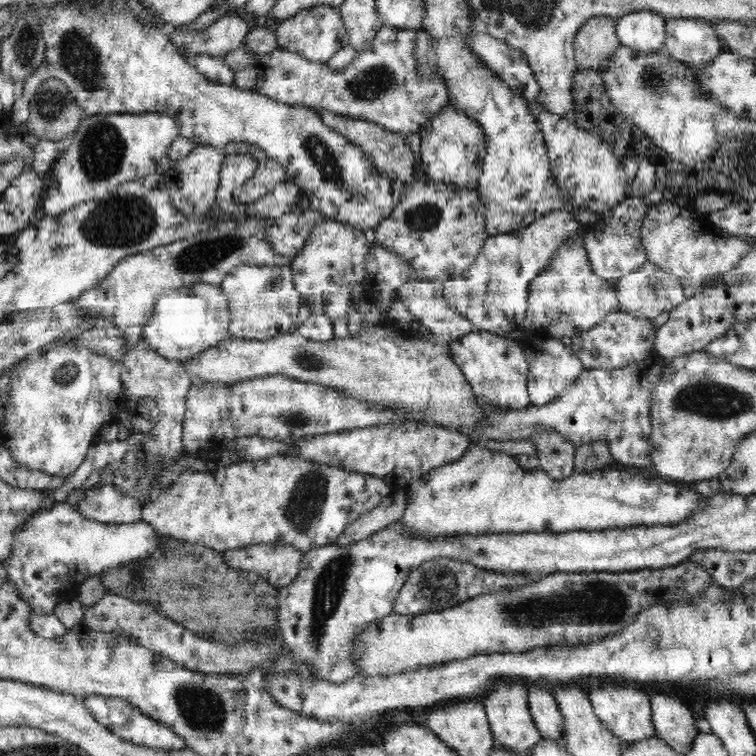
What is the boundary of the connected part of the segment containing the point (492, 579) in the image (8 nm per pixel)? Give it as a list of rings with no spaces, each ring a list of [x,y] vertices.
[[[436,557],[424,561],[418,568],[412,570],[404,586],[400,588],[398,598],[394,600],[392,612],[404,617],[416,616],[423,612],[440,612],[445,608],[470,600],[482,593],[513,589],[530,582],[526,574],[498,574],[494,571],[480,568],[474,563],[460,561],[452,557]]]

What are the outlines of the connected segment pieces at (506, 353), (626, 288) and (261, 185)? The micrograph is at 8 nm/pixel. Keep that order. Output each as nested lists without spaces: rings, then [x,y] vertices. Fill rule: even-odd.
[[[473,330],[448,345],[452,359],[464,371],[474,394],[485,404],[512,410],[520,410],[531,405],[527,391],[528,361],[524,355],[524,349],[514,339],[508,339],[506,336],[498,337],[484,330]]]
[[[648,260],[636,269],[636,272],[630,272],[626,276],[622,276],[616,282],[615,290],[618,297],[618,310],[650,320],[664,312],[669,313],[687,299],[681,280]]]
[[[229,142],[224,148],[228,153],[246,153],[258,161],[258,168],[242,188],[236,190],[234,198],[240,206],[249,205],[262,198],[264,194],[272,192],[276,184],[286,178],[284,167],[270,158],[260,147],[247,142]]]

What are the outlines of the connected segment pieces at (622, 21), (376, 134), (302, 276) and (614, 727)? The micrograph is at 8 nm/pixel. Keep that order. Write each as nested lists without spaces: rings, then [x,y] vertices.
[[[648,9],[616,19],[615,31],[622,45],[645,53],[662,53],[667,20]]]
[[[320,110],[319,113],[326,126],[345,136],[352,144],[359,146],[381,173],[403,185],[416,180],[413,172],[416,172],[416,164],[419,164],[419,160],[410,145],[406,143],[405,136],[386,130],[384,126],[376,122],[354,119],[350,116],[334,114],[328,110]]]
[[[327,217],[312,230],[306,246],[290,264],[295,288],[300,298],[306,298],[311,311],[320,311],[332,320],[347,317],[350,305],[356,305],[350,293],[357,285],[362,286],[366,277],[366,258],[370,256],[372,243],[368,232]]]
[[[607,684],[598,690],[589,688],[586,691],[598,719],[608,731],[614,734],[614,737],[626,743],[636,743],[657,737],[649,692],[636,690],[634,685],[630,684],[622,687]]]

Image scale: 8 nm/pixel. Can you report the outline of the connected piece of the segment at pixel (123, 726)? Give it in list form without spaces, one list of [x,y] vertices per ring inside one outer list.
[[[91,695],[81,699],[88,708],[88,711],[94,716],[94,719],[99,724],[102,724],[109,732],[118,736],[118,739],[158,751],[178,751],[183,750],[185,747],[184,739],[180,736],[176,736],[172,729],[142,714],[140,710],[137,710],[136,707],[132,707],[132,705],[124,701],[124,699],[104,697],[101,695]]]

